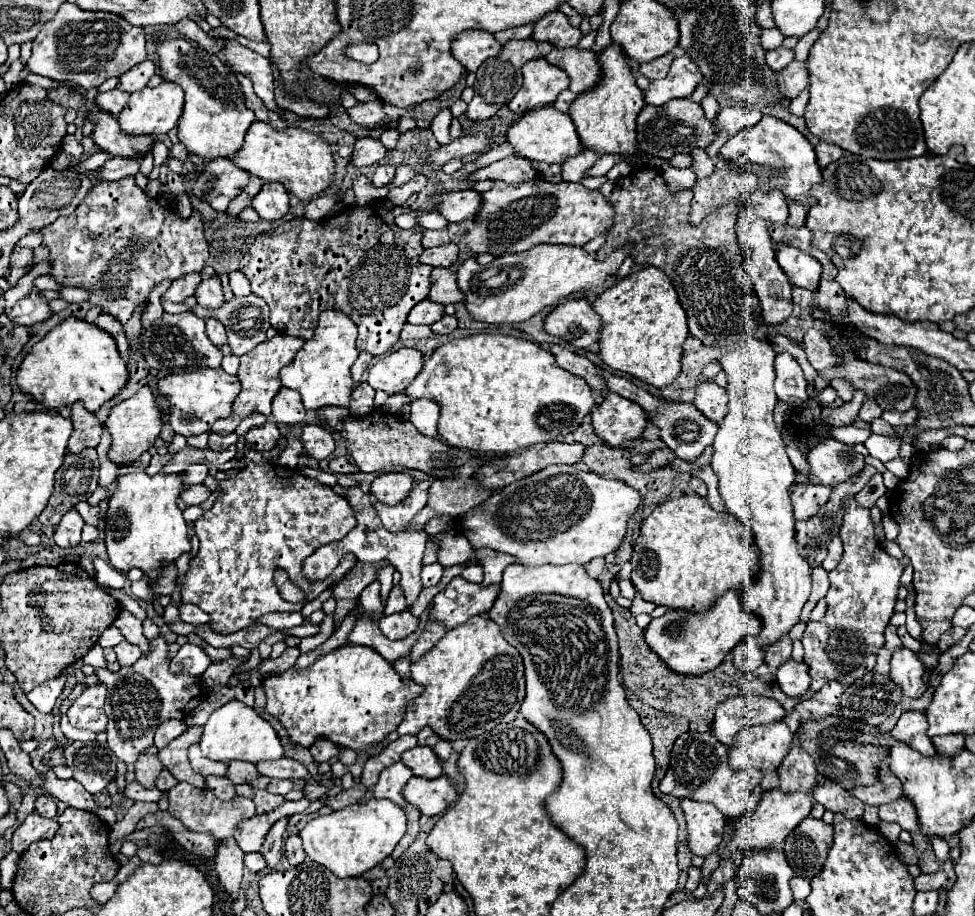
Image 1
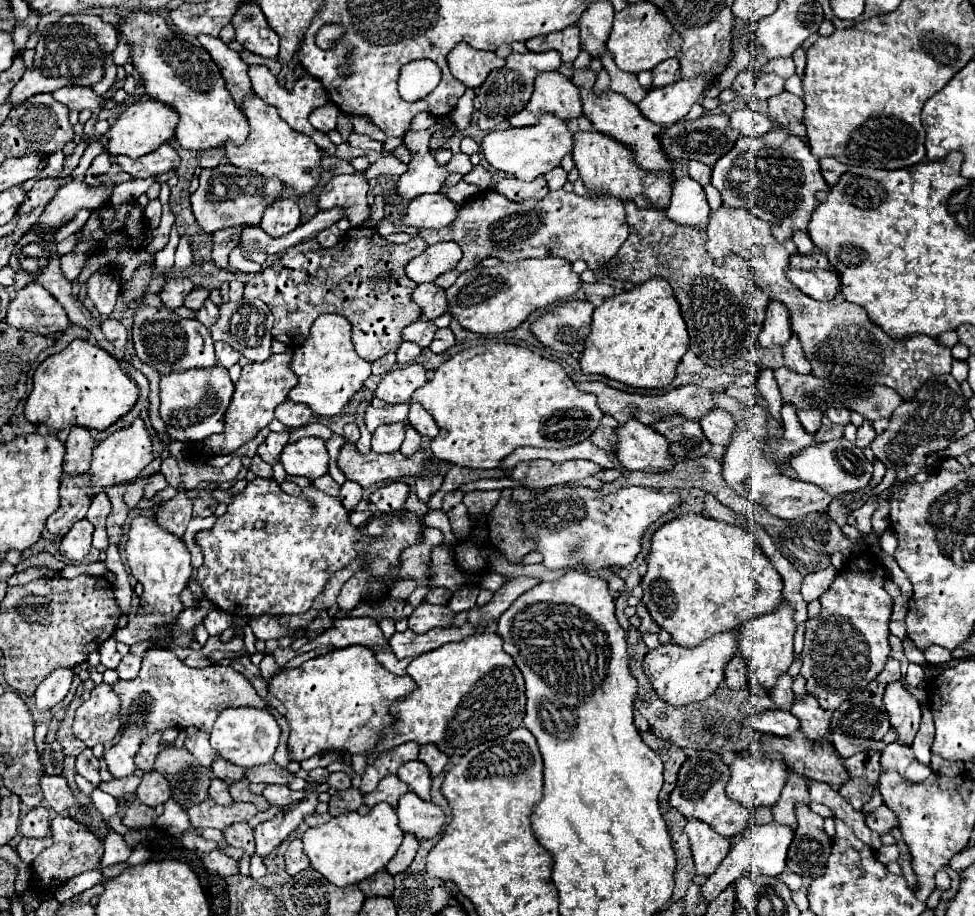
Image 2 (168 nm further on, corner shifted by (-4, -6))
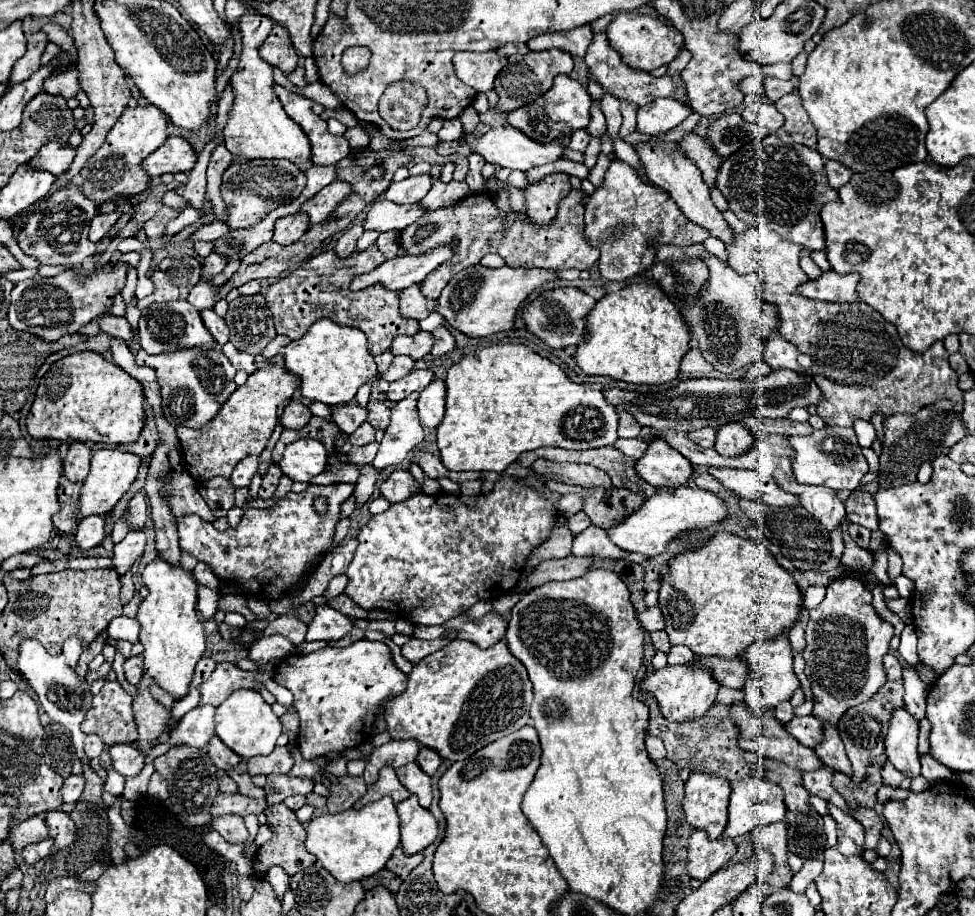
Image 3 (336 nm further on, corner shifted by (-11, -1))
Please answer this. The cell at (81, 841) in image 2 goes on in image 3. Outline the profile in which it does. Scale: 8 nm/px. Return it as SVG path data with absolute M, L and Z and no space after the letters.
M46 811L44 821L48 825L48 835L54 839L56 849L64 849L72 845L74 821L64 811Z

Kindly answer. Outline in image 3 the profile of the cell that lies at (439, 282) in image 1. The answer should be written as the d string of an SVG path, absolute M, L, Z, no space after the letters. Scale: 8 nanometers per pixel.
M418 285L406 287L398 295L400 295L400 315L404 319L420 321L420 319L426 319L436 309L436 301L424 299L424 295L422 295Z

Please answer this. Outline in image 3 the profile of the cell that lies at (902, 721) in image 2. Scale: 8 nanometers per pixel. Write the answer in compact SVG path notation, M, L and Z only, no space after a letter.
M904 707L892 711L892 723L884 739L884 753L888 761L904 775L920 775L920 757L918 757L918 721L914 721Z

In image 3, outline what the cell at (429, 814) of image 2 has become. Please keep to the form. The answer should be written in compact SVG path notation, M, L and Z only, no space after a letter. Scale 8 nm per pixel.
M410 795L396 805L400 817L400 847L406 855L420 853L438 837L438 823L430 811L418 805L418 799Z

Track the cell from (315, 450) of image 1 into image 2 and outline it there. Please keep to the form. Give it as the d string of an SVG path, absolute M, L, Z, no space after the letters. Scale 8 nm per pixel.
M307 436L293 444L287 444L283 448L281 462L287 474L307 476L315 480L327 474L329 468L329 452L325 448L325 440L317 436Z

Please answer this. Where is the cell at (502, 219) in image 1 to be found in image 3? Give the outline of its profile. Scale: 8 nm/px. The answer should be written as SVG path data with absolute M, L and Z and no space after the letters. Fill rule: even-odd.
M572 189L572 193L562 199L560 211L552 225L536 227L528 217L516 213L504 213L496 207L494 199L486 193L472 193L458 203L426 213L420 221L406 227L400 235L400 245L408 255L424 255L424 251L432 251L442 245L450 245L456 239L456 253L450 261L436 267L422 283L420 289L426 299L436 299L446 283L462 269L470 265L478 265L486 253L498 253L508 267L524 267L524 269L590 269L598 261L598 251L588 247L584 239L584 207L580 203L580 193ZM426 223L436 223L438 229L424 239L422 243L414 243L414 233Z

